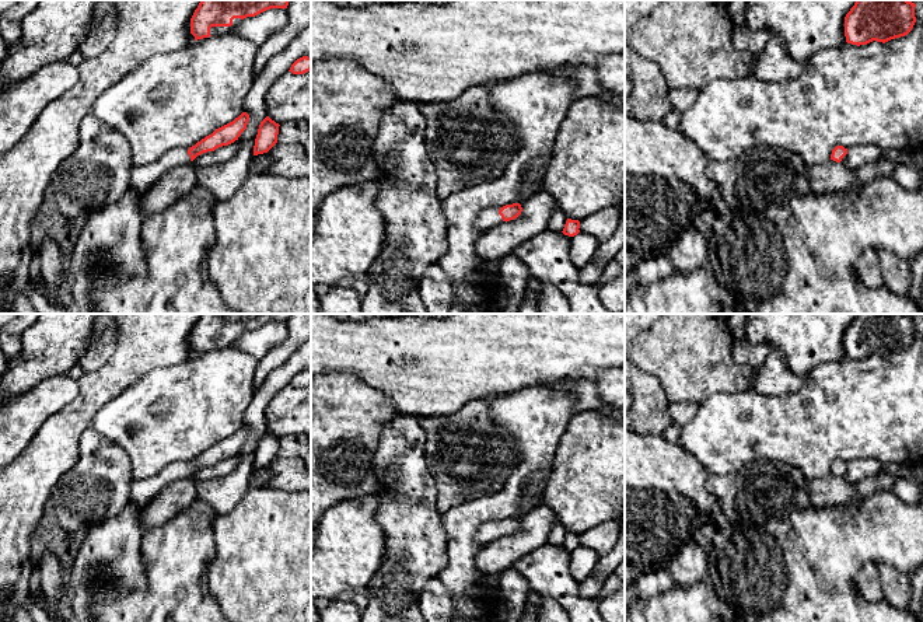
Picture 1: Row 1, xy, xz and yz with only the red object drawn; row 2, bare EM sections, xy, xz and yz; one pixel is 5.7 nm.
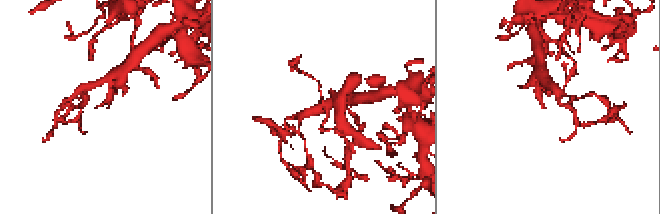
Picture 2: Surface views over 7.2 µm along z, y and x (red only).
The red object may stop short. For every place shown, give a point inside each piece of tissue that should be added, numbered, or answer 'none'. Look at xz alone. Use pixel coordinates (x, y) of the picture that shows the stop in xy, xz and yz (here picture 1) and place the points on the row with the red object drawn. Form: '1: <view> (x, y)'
1: xz (488, 219)

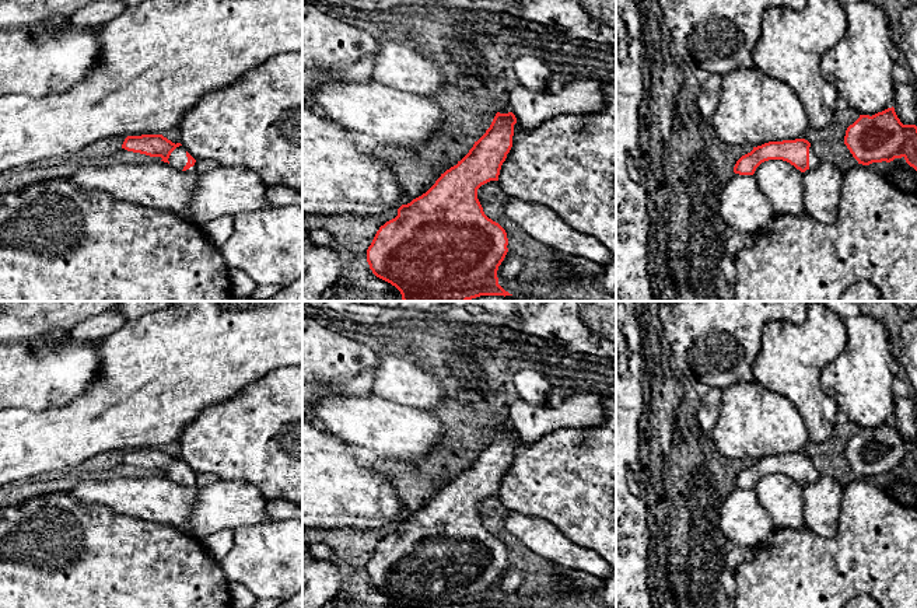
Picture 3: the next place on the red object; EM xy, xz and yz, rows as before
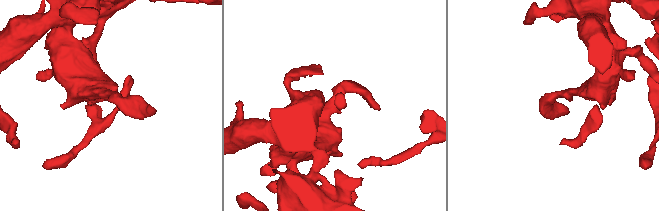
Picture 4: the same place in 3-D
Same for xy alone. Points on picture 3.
1: xy (178, 159)

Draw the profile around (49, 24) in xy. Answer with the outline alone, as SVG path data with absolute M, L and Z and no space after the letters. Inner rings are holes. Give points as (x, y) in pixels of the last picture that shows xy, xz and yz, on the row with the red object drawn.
M46 18L42 20L39 24L34 25L34 28L35 31L53 32L70 22L70 18Z

